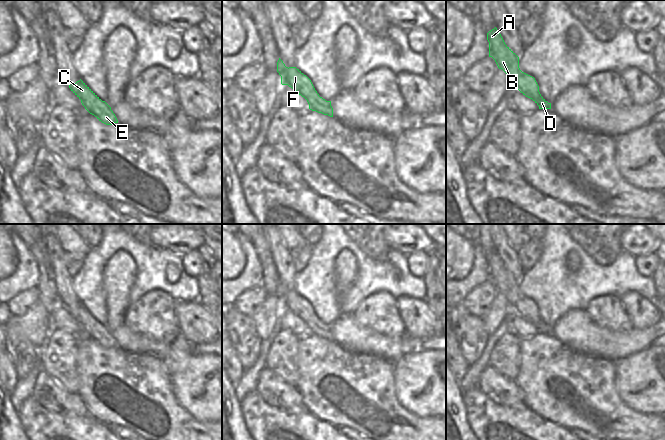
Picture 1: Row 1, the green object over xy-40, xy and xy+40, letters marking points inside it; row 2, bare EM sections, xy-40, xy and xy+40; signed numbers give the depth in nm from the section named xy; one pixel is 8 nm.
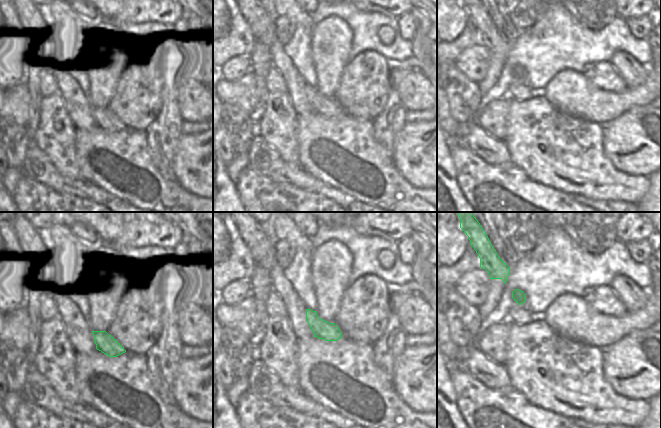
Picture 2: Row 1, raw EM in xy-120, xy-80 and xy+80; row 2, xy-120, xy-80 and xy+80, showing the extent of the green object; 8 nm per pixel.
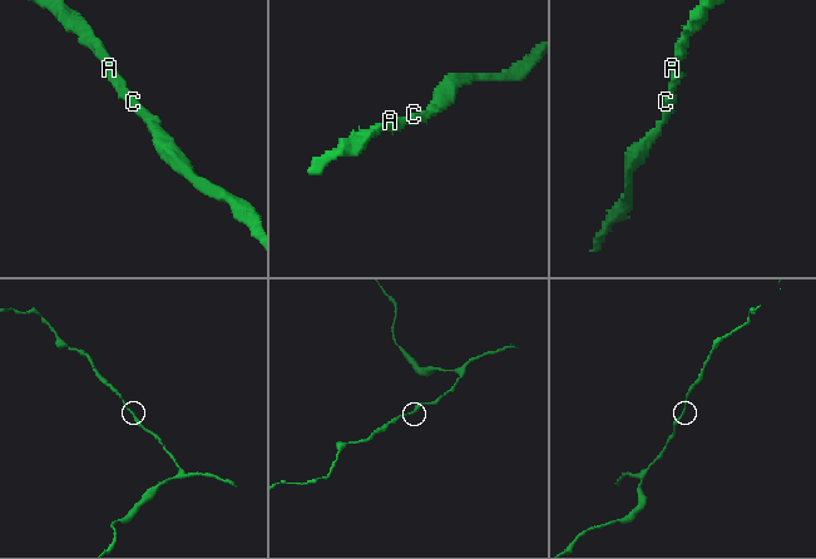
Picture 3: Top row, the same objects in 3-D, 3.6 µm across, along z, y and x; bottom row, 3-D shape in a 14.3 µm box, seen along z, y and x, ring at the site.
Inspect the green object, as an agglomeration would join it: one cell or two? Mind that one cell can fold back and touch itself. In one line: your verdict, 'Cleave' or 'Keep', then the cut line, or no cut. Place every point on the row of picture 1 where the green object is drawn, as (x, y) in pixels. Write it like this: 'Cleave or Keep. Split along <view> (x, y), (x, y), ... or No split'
Keep. No split

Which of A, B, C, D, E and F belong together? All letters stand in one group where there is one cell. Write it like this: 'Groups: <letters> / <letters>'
Groups: A B C D E F

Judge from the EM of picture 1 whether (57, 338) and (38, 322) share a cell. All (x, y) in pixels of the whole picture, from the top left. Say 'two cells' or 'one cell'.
two cells

